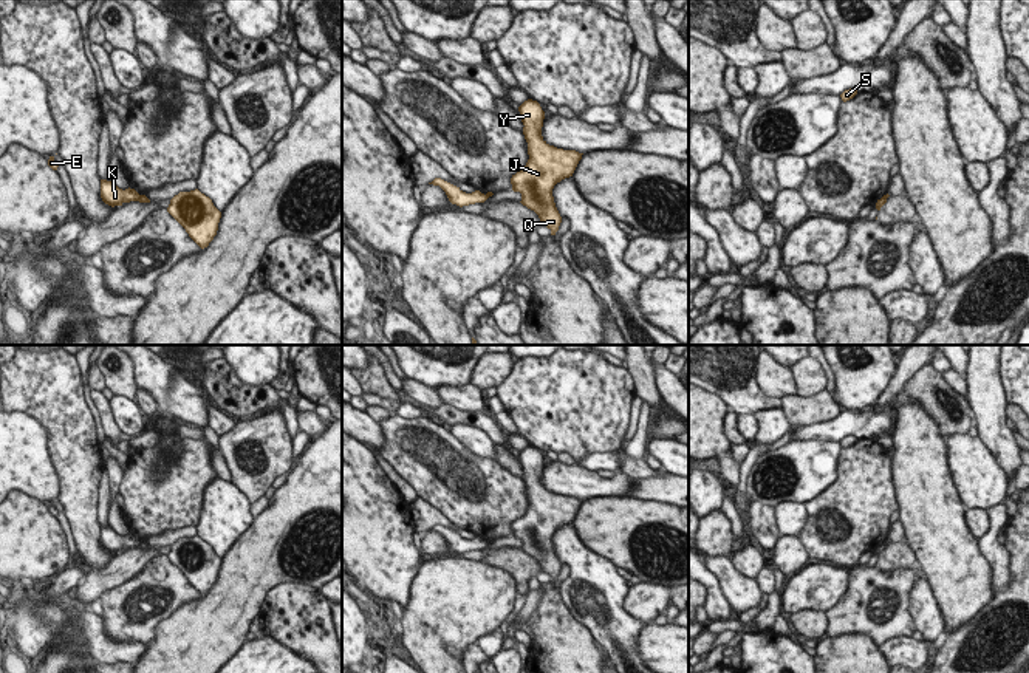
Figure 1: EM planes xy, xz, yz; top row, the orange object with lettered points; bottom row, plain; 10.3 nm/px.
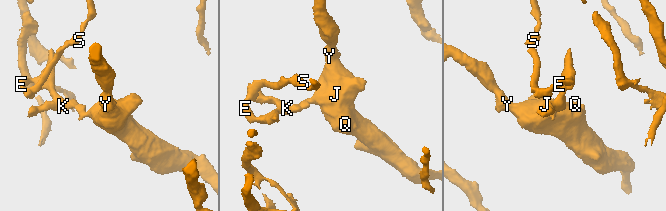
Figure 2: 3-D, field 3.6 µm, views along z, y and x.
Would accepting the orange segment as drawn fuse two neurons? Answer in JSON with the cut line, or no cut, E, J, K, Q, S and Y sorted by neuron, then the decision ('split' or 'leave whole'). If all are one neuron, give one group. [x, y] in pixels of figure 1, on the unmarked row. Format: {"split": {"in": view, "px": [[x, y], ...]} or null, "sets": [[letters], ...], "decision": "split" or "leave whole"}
{"split": {"in": "xy", "px": [[141, 542], [136, 546]]}, "sets": [["E", "K", "S"], ["J", "Q", "Y"]], "decision": "split"}

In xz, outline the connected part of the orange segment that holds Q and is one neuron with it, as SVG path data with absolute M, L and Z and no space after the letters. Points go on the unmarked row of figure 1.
M525 447L518 458L525 472L529 506L520 518L512 521L512 537L521 540L520 549L534 557L542 572L556 582L562 563L556 554L552 535L562 526L573 523L583 500L557 495L543 486L545 458L537 447Z

